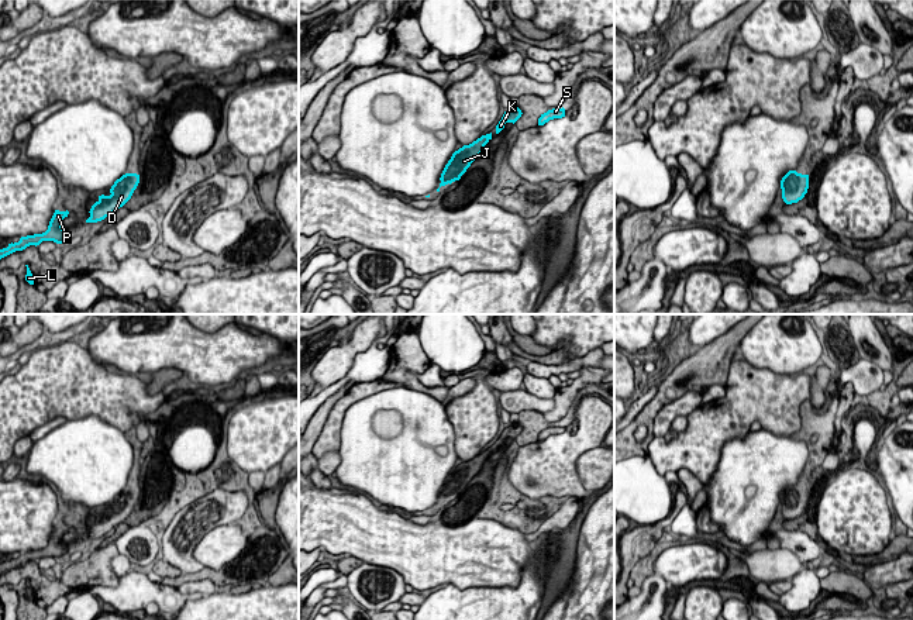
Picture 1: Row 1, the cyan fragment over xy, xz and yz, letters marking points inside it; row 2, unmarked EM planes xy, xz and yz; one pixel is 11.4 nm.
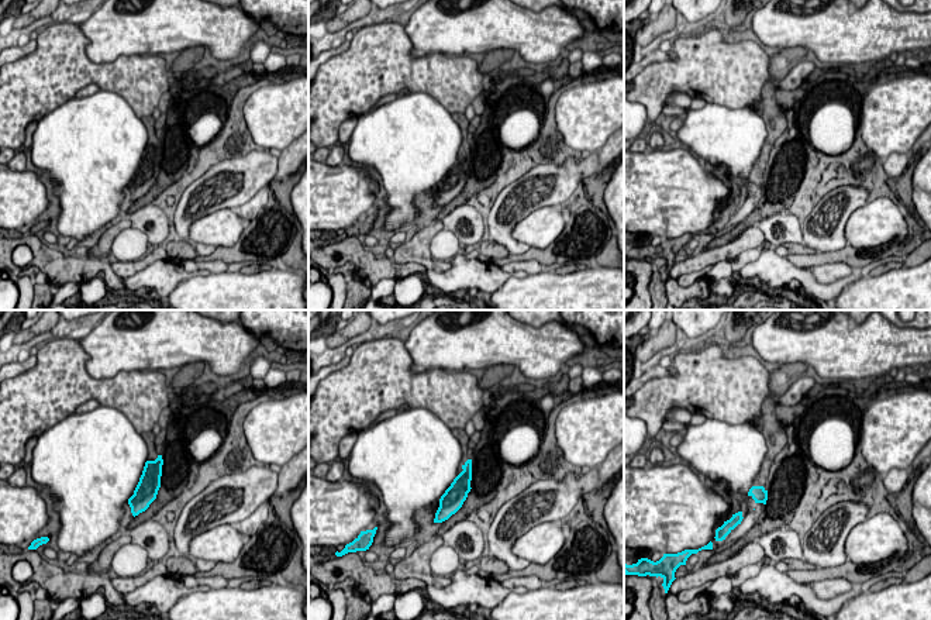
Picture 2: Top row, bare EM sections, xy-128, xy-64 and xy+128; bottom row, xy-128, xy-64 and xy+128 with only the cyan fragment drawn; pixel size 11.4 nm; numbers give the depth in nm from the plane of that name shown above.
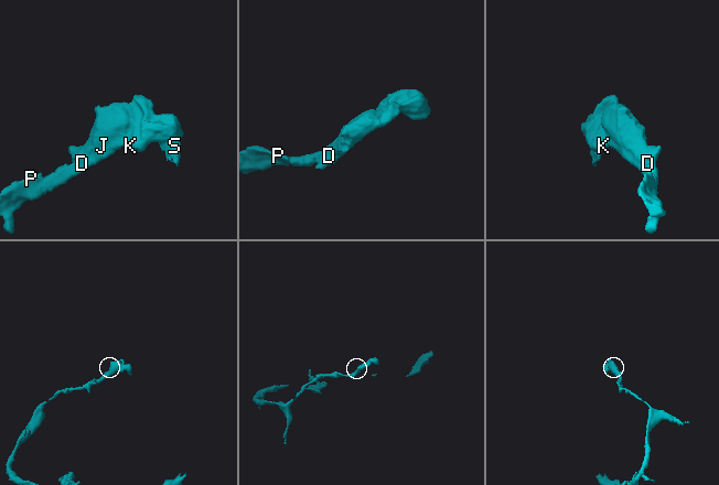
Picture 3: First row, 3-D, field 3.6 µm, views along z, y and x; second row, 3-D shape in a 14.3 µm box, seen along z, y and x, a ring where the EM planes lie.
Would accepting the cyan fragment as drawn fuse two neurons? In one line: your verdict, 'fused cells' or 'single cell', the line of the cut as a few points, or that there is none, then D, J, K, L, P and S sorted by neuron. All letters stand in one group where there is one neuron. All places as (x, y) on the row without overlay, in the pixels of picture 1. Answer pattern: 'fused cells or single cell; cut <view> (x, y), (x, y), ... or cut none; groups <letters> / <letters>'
single cell; cut none; groups D J K L P S

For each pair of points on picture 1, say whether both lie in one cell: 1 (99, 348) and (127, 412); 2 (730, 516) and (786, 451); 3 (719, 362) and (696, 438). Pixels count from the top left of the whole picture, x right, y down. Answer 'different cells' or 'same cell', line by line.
1: different cells
2: same cell
3: different cells

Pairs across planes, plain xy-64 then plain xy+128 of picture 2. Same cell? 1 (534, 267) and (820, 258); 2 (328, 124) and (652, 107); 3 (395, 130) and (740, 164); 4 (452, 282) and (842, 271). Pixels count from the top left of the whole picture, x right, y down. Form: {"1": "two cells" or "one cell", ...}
{"1": "two cells", "2": "one cell", "3": "one cell", "4": "two cells"}

